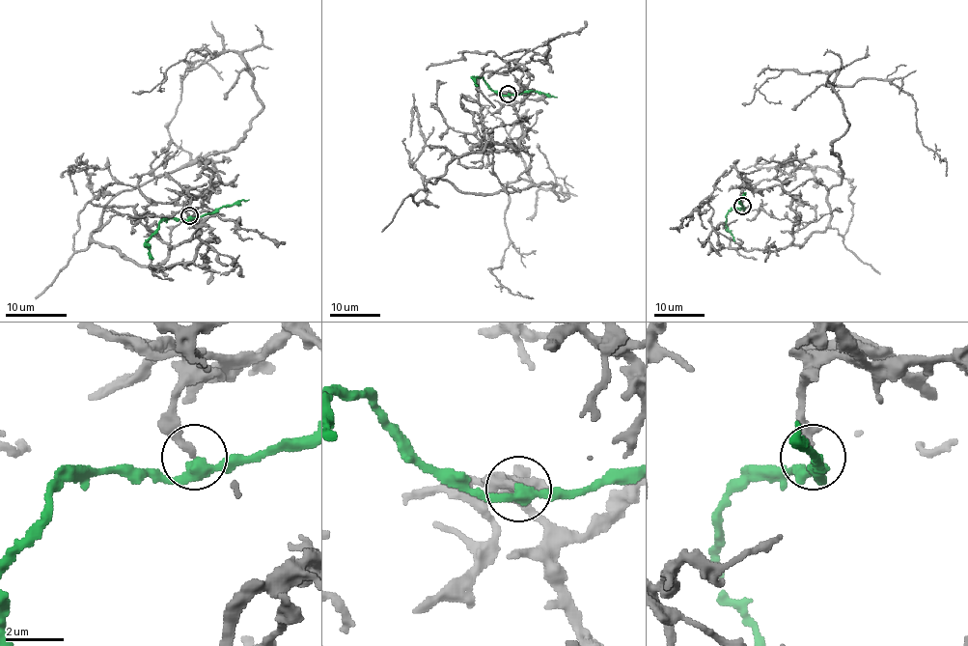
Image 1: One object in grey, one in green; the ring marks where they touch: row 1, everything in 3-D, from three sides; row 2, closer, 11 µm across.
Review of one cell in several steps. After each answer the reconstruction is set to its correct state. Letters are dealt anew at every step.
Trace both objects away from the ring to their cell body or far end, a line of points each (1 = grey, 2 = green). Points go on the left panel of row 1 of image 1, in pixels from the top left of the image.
1: (188, 215), (207, 191), (155, 266), (91, 237), (243, 138), (232, 51), (185, 60), (167, 127), (217, 179)
2: (188, 215), (185, 220), (164, 218), (156, 228), (156, 232), (149, 239), (149, 257), (152, 260)

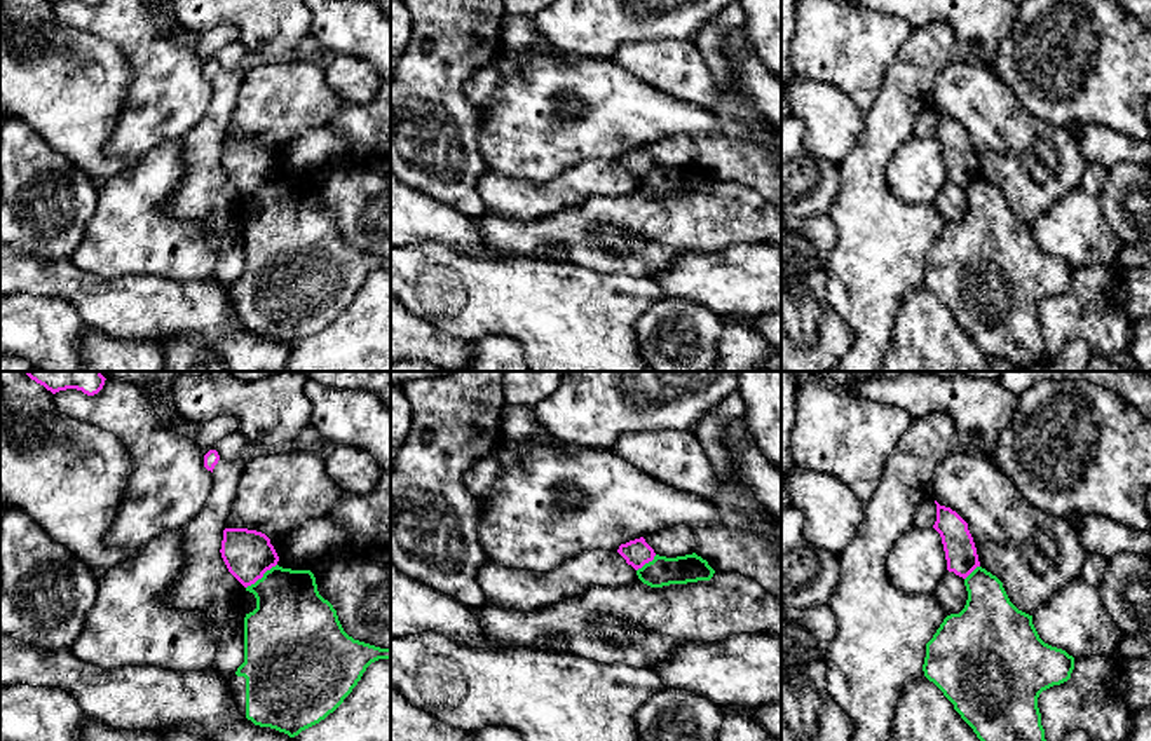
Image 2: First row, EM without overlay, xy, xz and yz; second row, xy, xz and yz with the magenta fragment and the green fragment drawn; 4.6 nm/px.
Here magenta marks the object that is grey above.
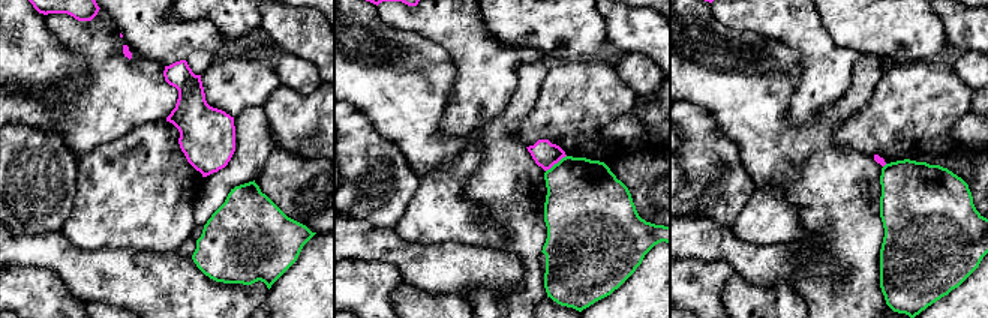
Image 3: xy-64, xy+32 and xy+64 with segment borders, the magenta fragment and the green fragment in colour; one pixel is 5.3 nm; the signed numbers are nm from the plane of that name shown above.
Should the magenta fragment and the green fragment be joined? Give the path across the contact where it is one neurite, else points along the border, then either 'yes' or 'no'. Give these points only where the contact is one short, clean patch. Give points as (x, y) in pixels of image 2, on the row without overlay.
along xy (276, 173), (246, 197) | no

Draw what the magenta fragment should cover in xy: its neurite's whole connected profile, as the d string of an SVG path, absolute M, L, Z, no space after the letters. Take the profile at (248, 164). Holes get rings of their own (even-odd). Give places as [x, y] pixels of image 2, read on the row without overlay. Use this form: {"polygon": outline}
{"polygon": "M225 138L220 162L228 181L244 197L255 194L279 171L270 148L248 138Z"}

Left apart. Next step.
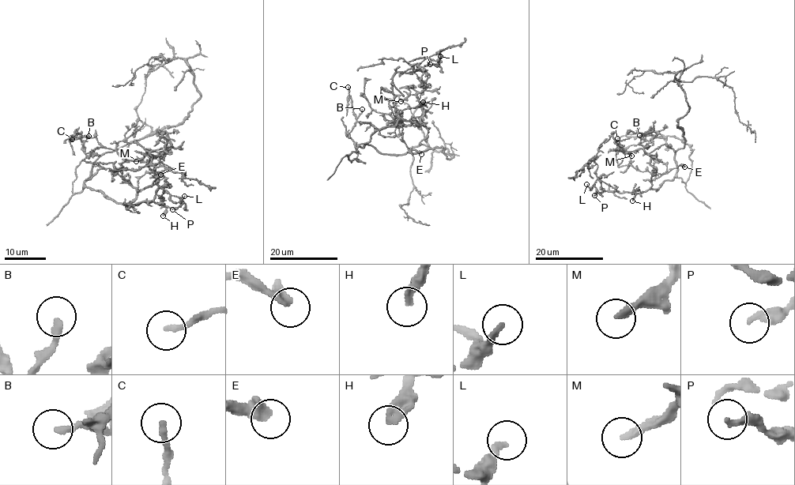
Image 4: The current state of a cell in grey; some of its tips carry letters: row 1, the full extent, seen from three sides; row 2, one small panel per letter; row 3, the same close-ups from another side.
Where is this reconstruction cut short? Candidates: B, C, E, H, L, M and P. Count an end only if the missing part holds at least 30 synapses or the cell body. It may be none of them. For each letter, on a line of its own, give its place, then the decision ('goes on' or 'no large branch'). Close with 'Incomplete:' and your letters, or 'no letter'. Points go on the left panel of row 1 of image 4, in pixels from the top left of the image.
B: at (88, 136); no large branch
C: at (72, 139); no large branch
E: at (160, 174); no large branch
H: at (163, 216); no large branch
L: at (184, 196); no large branch
M: at (136, 161); no large branch
P: at (172, 209); no large branch
Incomplete: no letter

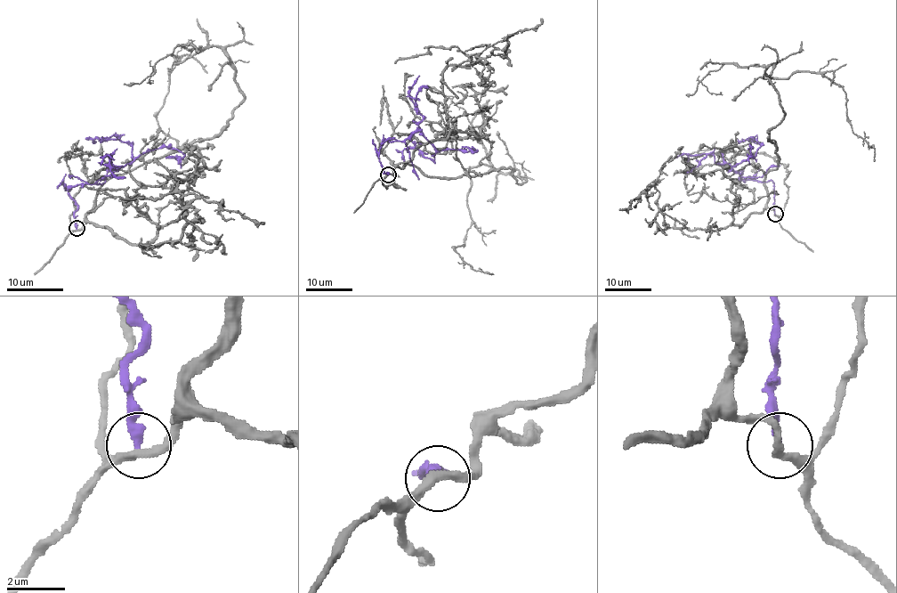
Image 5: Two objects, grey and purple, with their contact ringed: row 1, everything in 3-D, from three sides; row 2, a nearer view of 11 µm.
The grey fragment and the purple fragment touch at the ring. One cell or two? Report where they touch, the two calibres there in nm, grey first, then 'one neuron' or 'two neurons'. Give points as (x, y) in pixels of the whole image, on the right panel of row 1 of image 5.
(775, 214) | 280/280 nm | two neurons

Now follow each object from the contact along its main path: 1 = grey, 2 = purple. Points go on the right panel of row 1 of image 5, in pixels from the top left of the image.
1: (775, 214), (764, 176), (784, 112), (772, 64), (771, 77), (810, 71), (841, 87), (873, 161)
2: (775, 214), (774, 182), (741, 179), (732, 168), (753, 157), (759, 147), (749, 138), (761, 142)

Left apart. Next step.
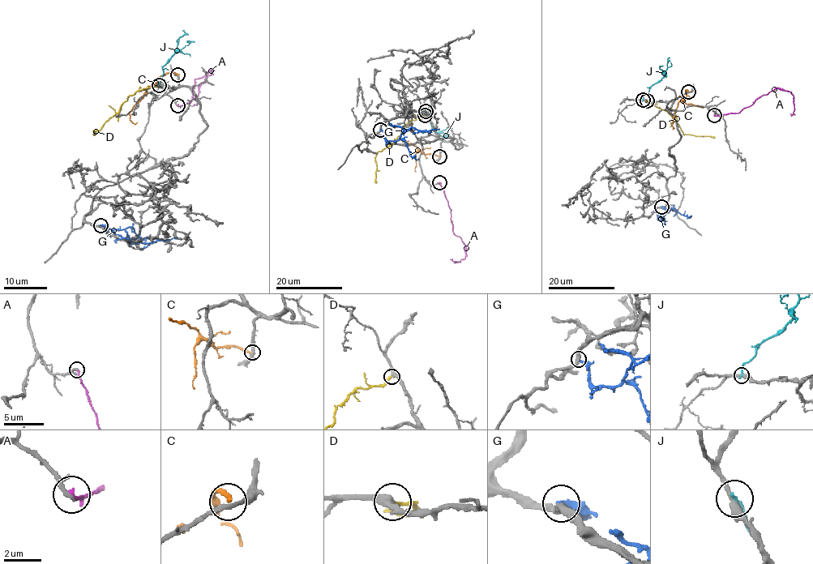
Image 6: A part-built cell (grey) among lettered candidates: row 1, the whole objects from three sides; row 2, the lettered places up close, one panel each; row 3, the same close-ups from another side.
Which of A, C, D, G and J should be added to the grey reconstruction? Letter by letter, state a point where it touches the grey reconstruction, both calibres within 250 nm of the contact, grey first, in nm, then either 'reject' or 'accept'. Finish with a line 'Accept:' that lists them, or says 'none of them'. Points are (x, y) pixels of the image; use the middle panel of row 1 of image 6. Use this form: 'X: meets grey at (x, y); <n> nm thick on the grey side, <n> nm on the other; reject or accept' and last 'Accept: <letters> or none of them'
A: meets grey at (439, 182); 160 nm thick on the grey side, 200 nm on the other; reject
C: meets grey at (439, 156); 280 nm thick on the grey side, 260 nm on the other; reject
D: meets grey at (425, 115); 380 nm thick on the grey side, 200 nm on the other; accept
G: meets grey at (380, 130); 360 nm thick on the grey side, 320 nm on the other; reject
J: meets grey at (425, 111); 360 nm thick on the grey side, 240 nm on the other; reject
Accept: D

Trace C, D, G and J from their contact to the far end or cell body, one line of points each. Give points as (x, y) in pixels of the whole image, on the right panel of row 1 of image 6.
C: (688, 91), (686, 90), (686, 96), (679, 102), (672, 127)
D: (646, 100), (665, 111), (677, 122), (683, 134), (715, 138)
G: (661, 207), (672, 210), (661, 220), (659, 220), (662, 219), (661, 216)
J: (643, 99), (652, 86), (664, 75), (667, 58), (669, 57)

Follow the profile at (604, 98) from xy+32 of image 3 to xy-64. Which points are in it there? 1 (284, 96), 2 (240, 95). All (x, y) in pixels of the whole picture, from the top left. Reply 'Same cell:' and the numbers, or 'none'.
Same cell: 2

